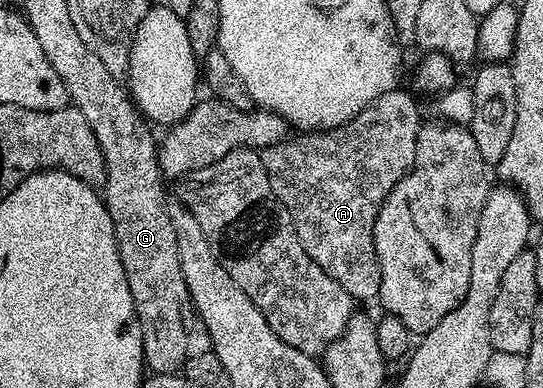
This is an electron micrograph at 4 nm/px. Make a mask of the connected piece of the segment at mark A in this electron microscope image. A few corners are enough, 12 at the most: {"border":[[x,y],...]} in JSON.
{"border":[[396,88],[262,151],[305,252],[378,299],[373,228],[415,162]]}

